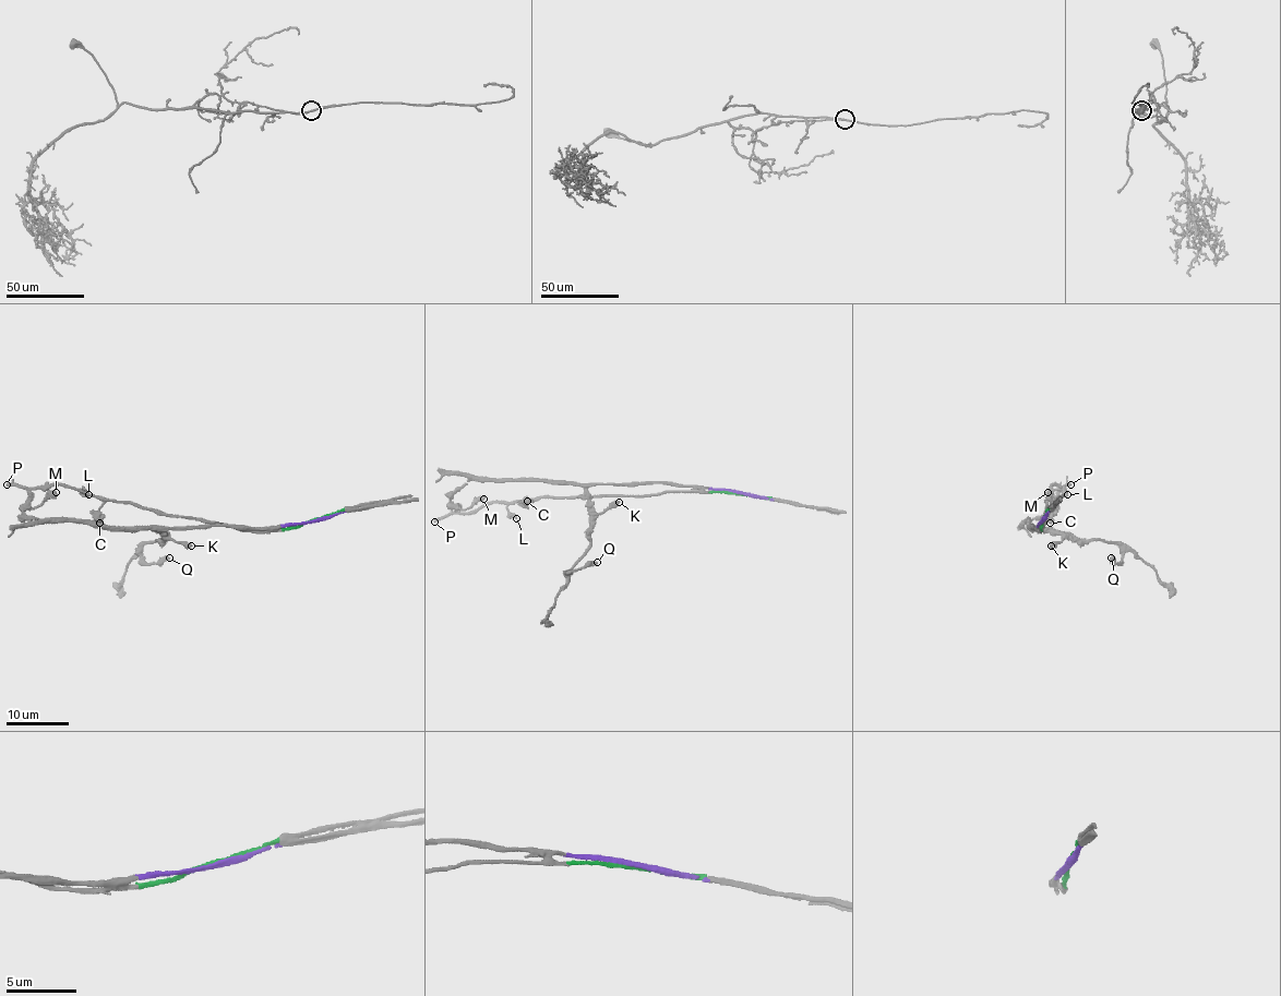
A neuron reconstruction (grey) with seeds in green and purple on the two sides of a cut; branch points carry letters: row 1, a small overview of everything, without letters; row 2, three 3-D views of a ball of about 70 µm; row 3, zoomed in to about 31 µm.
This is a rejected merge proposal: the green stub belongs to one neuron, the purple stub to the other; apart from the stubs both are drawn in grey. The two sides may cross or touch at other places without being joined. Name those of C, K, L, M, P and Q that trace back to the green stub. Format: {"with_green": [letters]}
{"with_green": ["C", "L", "P"]}

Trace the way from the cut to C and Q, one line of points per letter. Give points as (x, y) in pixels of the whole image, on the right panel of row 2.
C: (1042, 520), (1046, 501), (1052, 511), (1050, 523)
Q: (1042, 520), (1034, 528), (1077, 539), (1114, 542), (1122, 553), (1118, 564), (1111, 558)

